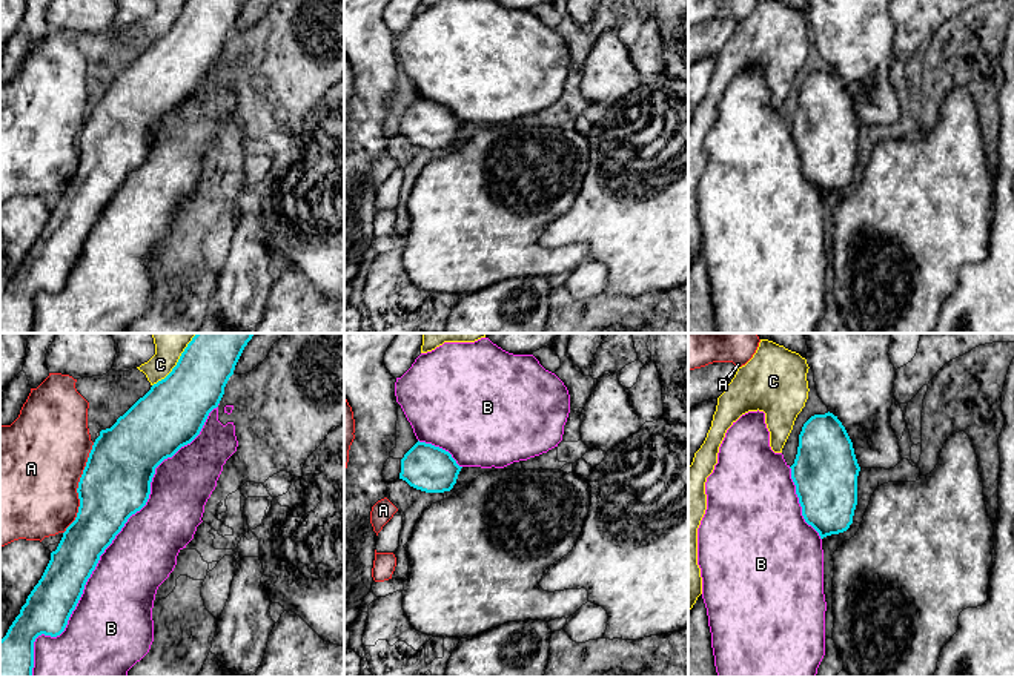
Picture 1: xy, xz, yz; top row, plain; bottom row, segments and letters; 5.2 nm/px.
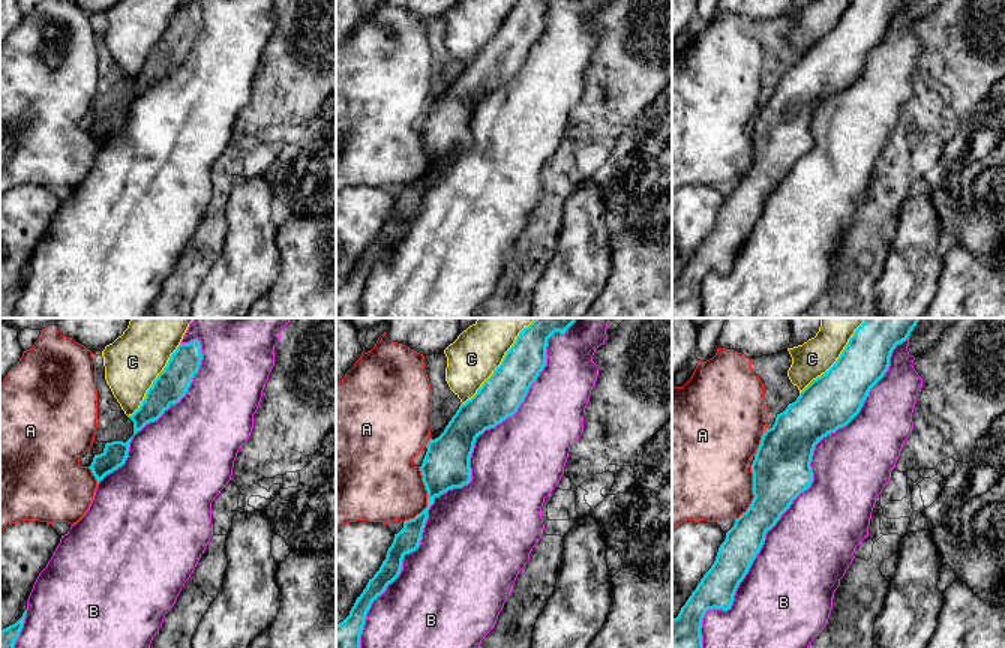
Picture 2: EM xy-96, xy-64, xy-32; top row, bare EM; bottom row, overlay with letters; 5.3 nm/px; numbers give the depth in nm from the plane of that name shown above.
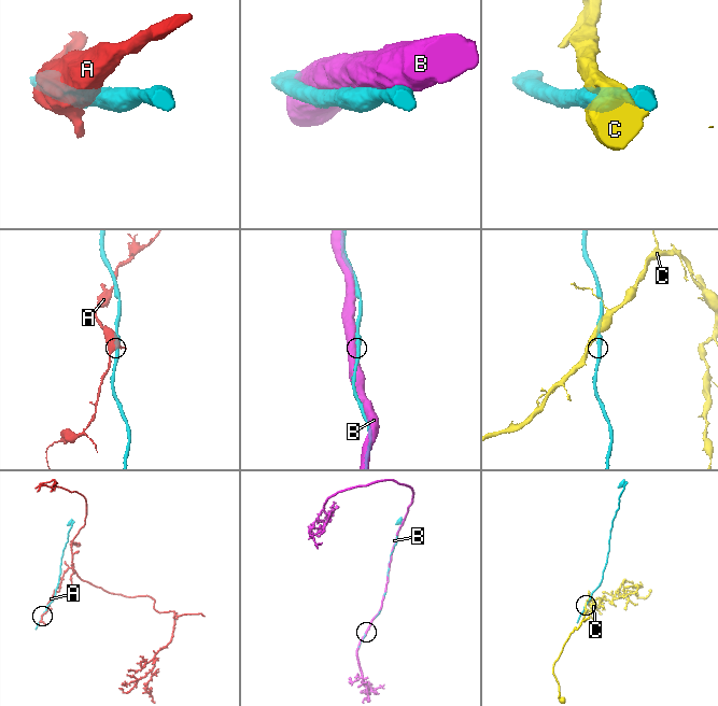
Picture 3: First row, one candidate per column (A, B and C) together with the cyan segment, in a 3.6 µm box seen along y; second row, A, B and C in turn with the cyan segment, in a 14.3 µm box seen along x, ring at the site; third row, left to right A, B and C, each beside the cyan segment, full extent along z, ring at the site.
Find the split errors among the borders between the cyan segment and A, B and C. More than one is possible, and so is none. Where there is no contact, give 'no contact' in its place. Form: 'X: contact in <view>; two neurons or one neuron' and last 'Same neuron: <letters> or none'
A: contact in xy; two neurons
B: contact in xy; one neuron
C: contact in xy; two neurons
Same neuron: B

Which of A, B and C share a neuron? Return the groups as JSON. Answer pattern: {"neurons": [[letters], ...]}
{"neurons": [["A"], ["B"], ["C"]]}

